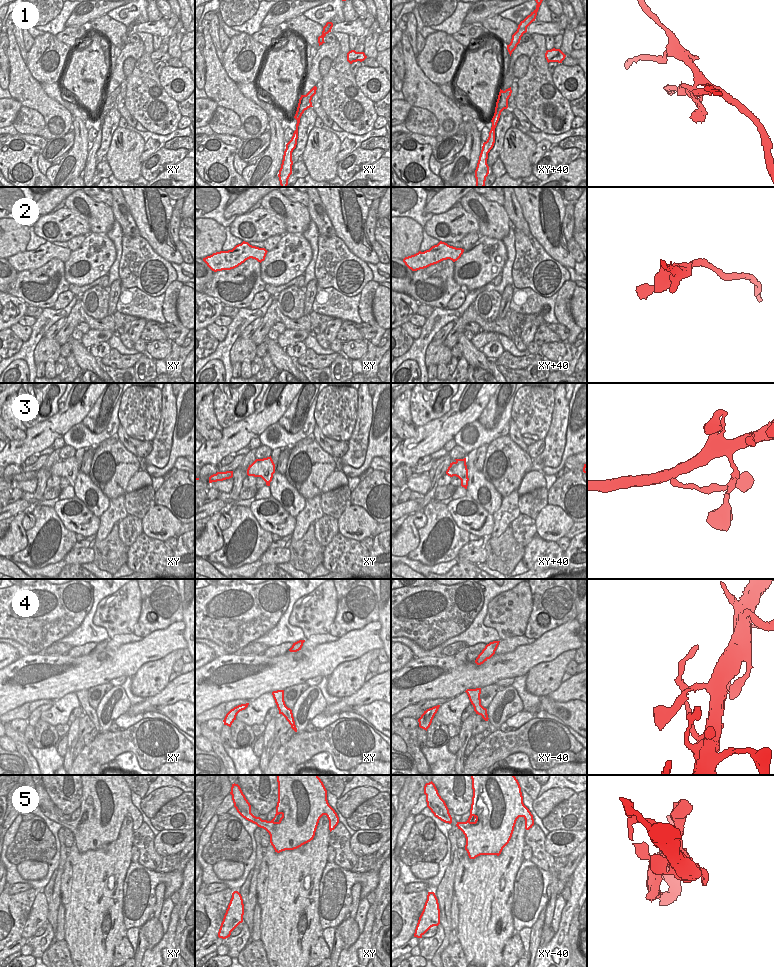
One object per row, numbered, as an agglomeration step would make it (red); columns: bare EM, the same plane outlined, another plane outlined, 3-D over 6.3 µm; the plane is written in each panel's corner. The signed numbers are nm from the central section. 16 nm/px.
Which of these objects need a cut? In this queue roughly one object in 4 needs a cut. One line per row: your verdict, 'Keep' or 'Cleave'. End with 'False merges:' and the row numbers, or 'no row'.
1: Cleave
2: Keep
3: Keep
4: Cleave
5: Keep
False merges: 1, 4

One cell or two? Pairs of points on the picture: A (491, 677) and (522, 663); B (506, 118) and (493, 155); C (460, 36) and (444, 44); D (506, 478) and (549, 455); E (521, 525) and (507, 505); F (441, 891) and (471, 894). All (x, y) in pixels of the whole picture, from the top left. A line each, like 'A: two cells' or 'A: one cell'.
A: one cell
B: one cell
C: two cells
D: two cells
E: two cells
F: two cells

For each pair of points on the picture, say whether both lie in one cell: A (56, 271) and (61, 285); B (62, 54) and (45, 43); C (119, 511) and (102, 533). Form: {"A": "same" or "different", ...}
{"A": "same", "B": "same", "C": "same"}

